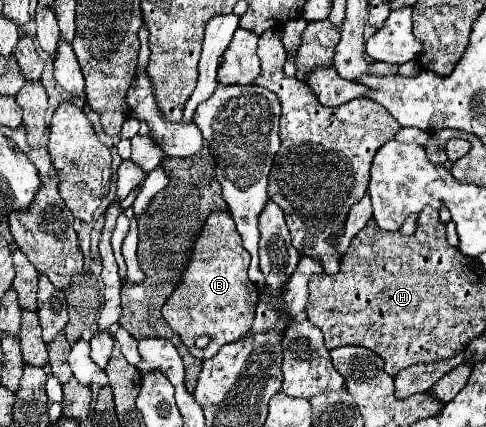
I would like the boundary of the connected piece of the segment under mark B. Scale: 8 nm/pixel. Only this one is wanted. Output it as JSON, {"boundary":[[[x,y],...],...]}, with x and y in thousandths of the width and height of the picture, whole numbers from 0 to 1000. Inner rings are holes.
{"boundary":[[[438,494],[397,569],[389,621],[381,625],[368,667],[331,724],[340,752],[372,789],[397,836],[438,836],[463,803],[479,803],[516,775],[533,677],[512,658],[508,625],[512,593],[496,574],[496,555],[484,541],[471,494]],[[414,785],[430,785],[434,794],[422,817],[401,813],[401,794]]]}

